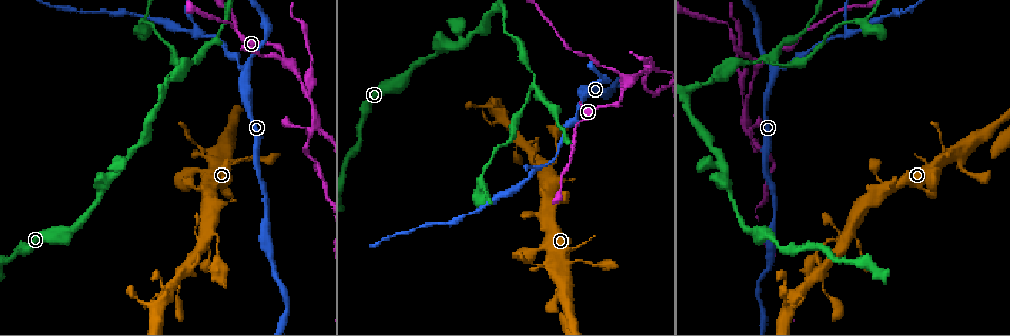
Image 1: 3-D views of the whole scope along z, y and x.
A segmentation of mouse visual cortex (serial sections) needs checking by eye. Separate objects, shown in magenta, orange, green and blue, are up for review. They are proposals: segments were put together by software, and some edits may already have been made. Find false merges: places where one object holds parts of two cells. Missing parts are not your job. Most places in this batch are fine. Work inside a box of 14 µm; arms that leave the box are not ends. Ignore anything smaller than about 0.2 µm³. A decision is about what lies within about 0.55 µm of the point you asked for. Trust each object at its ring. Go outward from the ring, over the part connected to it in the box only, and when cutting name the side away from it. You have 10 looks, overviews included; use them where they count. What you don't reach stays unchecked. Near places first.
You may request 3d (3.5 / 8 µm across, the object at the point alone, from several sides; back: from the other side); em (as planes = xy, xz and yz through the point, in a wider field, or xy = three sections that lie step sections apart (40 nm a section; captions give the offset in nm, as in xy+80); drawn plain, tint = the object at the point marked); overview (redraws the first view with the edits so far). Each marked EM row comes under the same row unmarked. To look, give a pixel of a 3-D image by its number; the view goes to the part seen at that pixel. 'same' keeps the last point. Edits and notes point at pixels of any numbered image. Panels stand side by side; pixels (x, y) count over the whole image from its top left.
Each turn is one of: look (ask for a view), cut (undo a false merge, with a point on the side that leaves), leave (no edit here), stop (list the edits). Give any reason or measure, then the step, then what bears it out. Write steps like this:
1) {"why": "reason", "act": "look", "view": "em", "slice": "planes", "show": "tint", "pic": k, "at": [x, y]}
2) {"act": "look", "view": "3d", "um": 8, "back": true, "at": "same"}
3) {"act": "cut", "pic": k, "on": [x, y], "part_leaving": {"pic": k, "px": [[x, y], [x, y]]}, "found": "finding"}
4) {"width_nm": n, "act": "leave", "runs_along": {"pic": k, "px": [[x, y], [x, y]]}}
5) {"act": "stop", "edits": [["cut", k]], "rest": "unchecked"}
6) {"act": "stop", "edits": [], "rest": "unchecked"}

{"why": "sudden change in width", "act": "look", "view": "3d", "um": 3.5, "pic": 1, "at": [584, 95]}

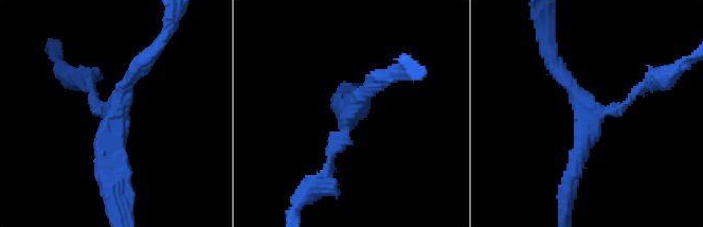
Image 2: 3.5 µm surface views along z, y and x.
{"act": "look", "view": "em", "slice": "xy", "step": 2, "show": "tint", "pic": 2, "at": [348, 116]}

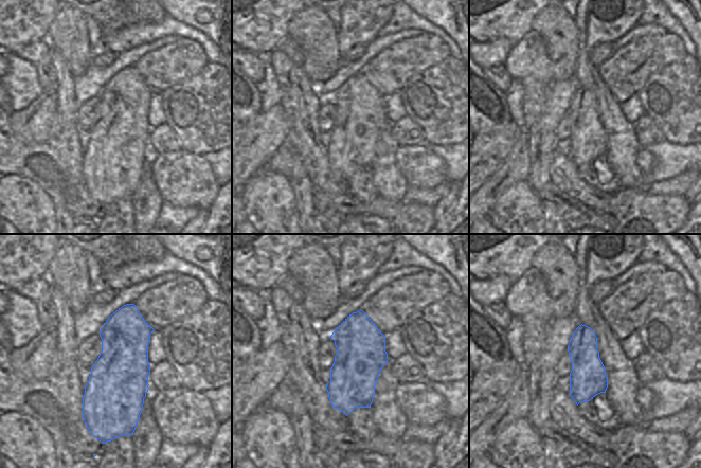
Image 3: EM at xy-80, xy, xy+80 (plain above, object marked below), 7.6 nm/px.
{"arms": 3, "act": "leave", "runs_along": {"pic": 2, "px": [[568, 192], [589, 126], [641, 90]]}, "found": "all the same cell"}

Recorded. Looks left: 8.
{"why": "branch point", "act": "look", "view": "3d", "um": 3.5, "pic": 1, "at": [764, 59]}

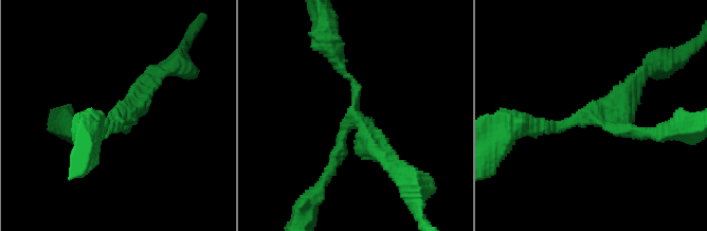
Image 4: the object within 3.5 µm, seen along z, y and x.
{"arms": 3, "arm_widths_nm": [150, 150, 300], "act": "look", "view": "em", "slice": "xy", "step": 2, "show": "tint", "pic": 4, "at": [118, 121]}

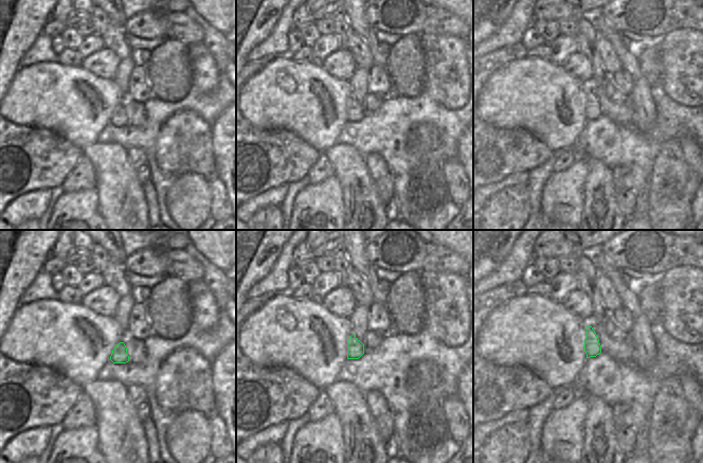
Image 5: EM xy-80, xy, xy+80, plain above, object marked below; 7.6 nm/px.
{"why": "another direction", "act": "look", "view": "em", "slice": "xy", "step": 5, "show": "tint", "at": "same"}

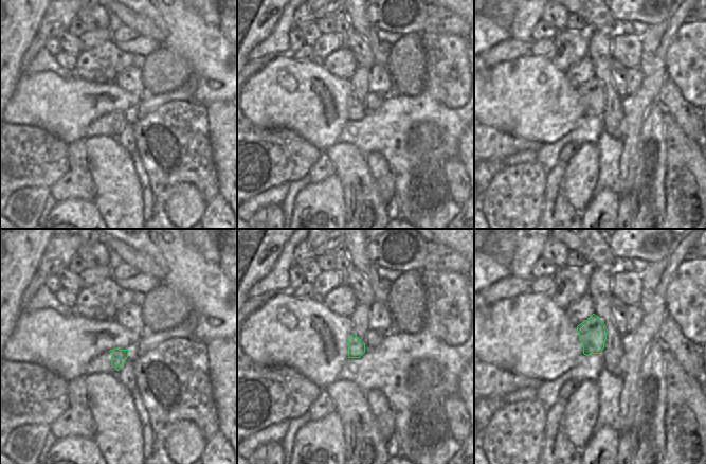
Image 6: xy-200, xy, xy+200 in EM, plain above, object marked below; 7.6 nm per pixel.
{"act": "leave", "runs_along": {"pic": 4, "px": [[334, 57], [357, 99], [324, 177]]}, "found": "all the same cell"}

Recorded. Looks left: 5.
{"why": "three arms meet", "act": "look", "view": "3d", "um": 3.5, "pic": 1, "at": [537, 168]}

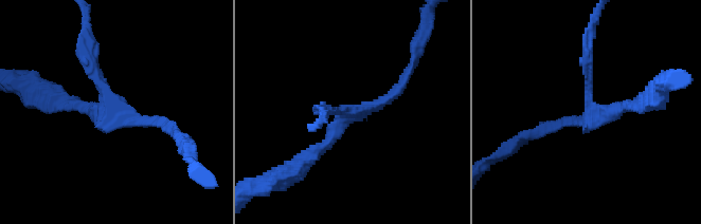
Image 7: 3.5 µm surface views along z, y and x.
{"arms": 3, "arm_widths_nm": [150, 150, 200], "act": "look", "view": "em", "slice": "xy", "step": 3, "show": "tint", "pic": 7, "at": [116, 116]}

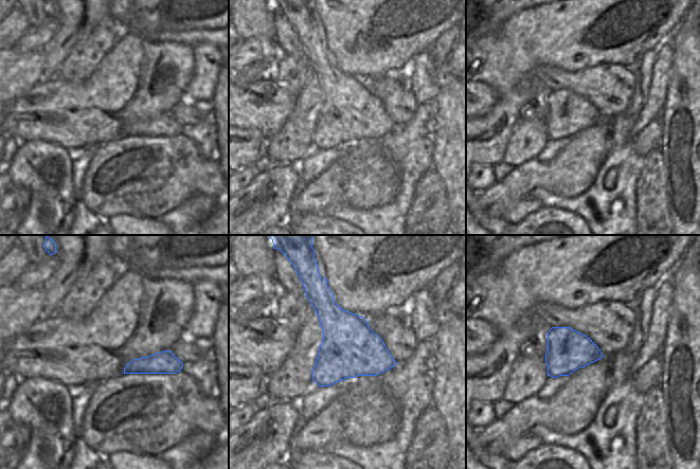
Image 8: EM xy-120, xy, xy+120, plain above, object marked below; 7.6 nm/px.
{"act": "leave", "runs_along": {"pic": 7, "px": [[407, 76], [306, 163]]}, "found": "all the same cell"}

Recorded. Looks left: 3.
{"act": "look", "view": "3d", "um": 3.5, "pic": 1, "at": [288, 62]}

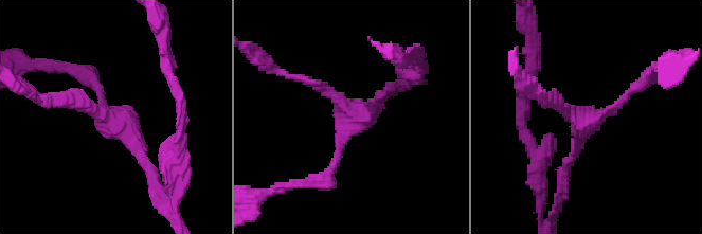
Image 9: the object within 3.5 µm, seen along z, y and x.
{"why": "now the EM", "act": "look", "view": "em", "slice": "xy", "step": 2, "show": "tint", "pic": 9, "at": [589, 122]}

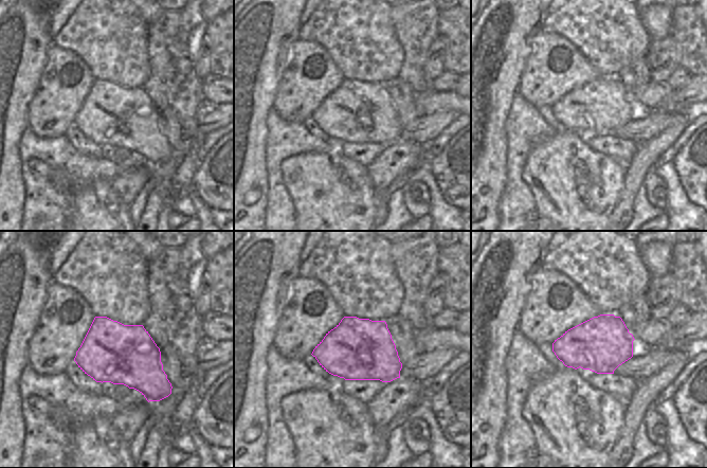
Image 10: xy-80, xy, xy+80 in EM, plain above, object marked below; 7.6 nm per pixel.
{"act": "look", "view": "em", "slice": "xy", "step": 1, "show": "tint", "at": "same"}

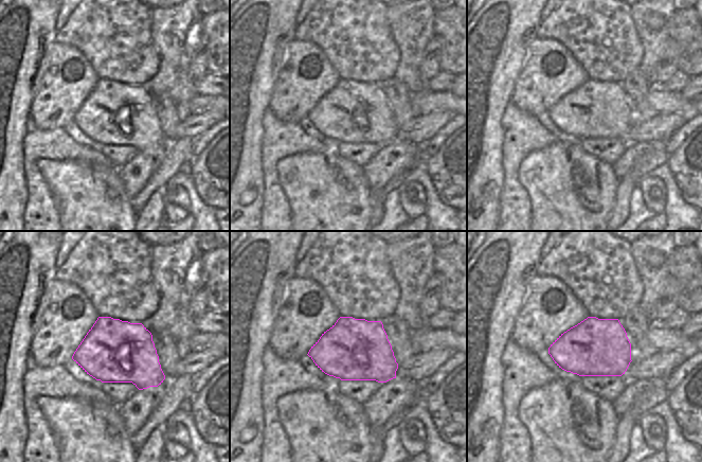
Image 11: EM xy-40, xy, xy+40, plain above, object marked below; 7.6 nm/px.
{"arms": 3, "arm_widths_nm": [150, 150, 200], "act": "leave", "runs_along": {"pic": 9, "px": [[640, 85], [588, 121], [563, 176]]}, "found": "one cell here"}

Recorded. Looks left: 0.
{"act": "stop", "edits": [], "rest": "unchecked"}

